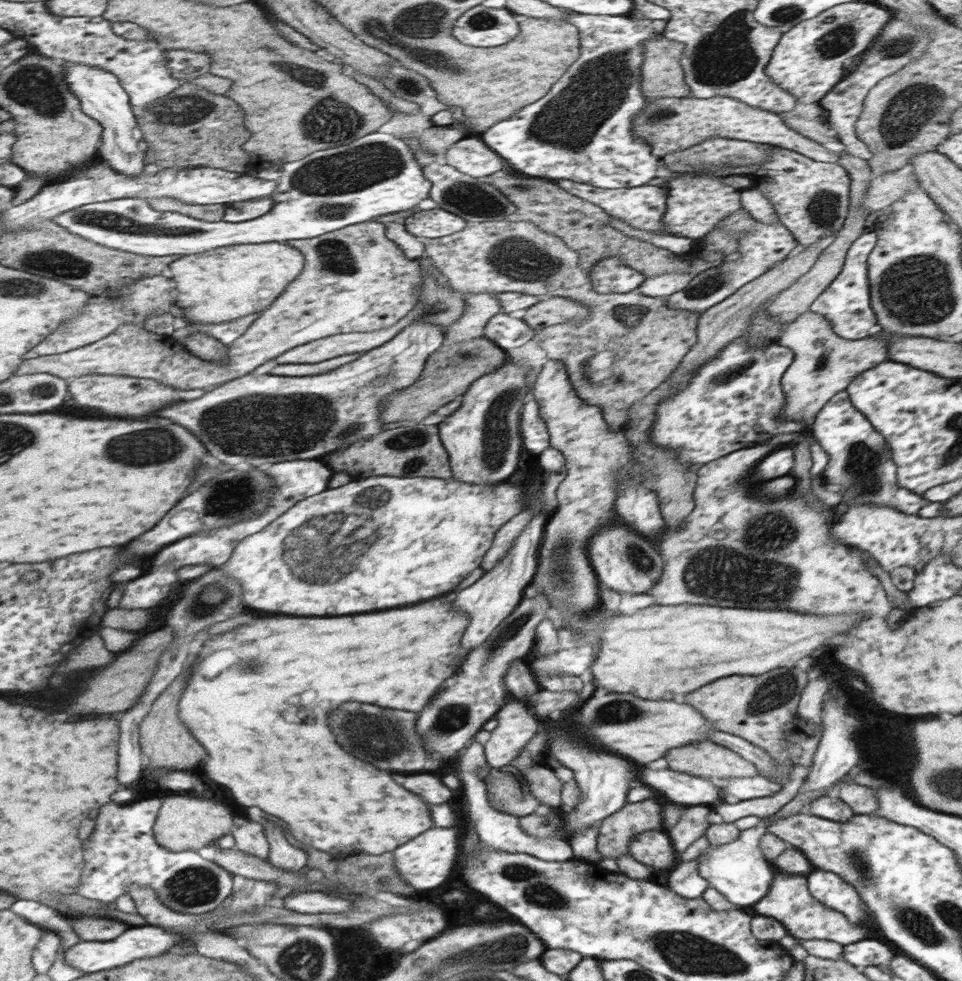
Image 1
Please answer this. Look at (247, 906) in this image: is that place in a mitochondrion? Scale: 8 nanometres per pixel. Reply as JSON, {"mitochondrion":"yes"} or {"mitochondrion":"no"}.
{"mitochondrion":"no"}

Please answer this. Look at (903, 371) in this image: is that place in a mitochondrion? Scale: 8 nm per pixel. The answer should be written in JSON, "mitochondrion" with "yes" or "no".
{"mitochondrion":"no"}

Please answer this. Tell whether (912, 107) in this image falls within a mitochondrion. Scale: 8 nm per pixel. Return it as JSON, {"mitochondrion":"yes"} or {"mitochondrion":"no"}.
{"mitochondrion":"yes"}

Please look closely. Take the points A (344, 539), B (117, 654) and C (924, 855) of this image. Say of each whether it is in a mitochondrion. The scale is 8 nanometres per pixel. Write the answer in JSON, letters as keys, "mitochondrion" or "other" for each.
{"A":"mitochondrion","B":"other","C":"other"}

